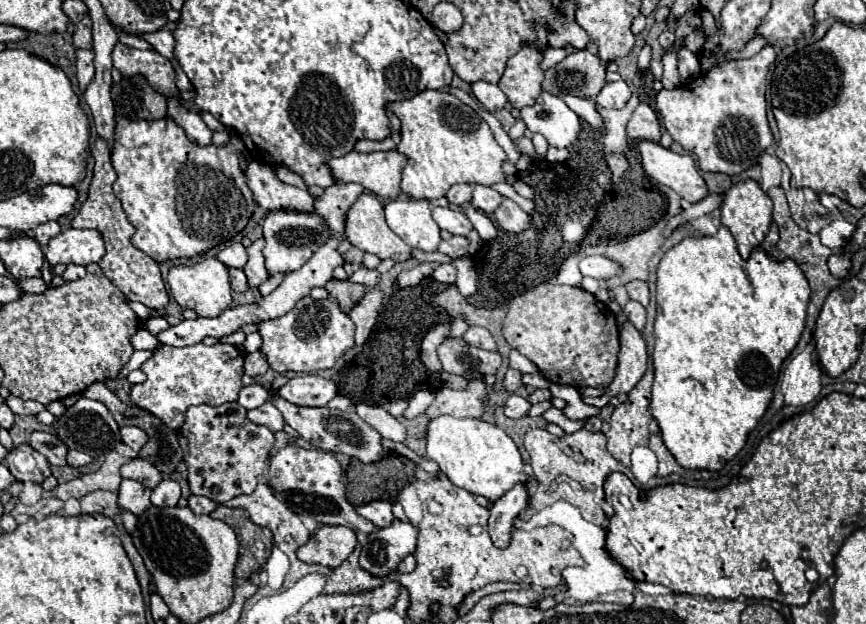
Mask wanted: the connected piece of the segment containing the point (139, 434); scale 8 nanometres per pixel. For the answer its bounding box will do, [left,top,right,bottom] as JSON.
[120,427,148,451]

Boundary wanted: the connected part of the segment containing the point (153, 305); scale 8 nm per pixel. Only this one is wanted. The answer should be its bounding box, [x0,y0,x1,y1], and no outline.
[70,139,168,311]

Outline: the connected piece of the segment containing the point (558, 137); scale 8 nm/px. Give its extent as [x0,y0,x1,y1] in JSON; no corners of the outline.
[520,93,580,147]

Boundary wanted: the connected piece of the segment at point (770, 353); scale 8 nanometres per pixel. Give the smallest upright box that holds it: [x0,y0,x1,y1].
[650,227,810,471]

